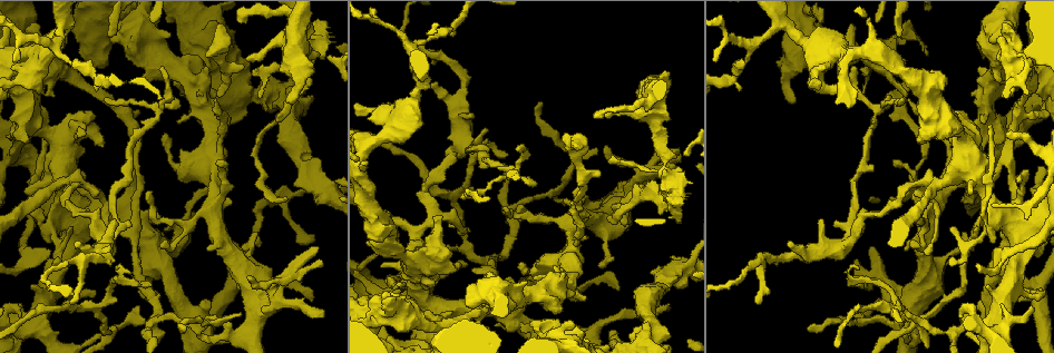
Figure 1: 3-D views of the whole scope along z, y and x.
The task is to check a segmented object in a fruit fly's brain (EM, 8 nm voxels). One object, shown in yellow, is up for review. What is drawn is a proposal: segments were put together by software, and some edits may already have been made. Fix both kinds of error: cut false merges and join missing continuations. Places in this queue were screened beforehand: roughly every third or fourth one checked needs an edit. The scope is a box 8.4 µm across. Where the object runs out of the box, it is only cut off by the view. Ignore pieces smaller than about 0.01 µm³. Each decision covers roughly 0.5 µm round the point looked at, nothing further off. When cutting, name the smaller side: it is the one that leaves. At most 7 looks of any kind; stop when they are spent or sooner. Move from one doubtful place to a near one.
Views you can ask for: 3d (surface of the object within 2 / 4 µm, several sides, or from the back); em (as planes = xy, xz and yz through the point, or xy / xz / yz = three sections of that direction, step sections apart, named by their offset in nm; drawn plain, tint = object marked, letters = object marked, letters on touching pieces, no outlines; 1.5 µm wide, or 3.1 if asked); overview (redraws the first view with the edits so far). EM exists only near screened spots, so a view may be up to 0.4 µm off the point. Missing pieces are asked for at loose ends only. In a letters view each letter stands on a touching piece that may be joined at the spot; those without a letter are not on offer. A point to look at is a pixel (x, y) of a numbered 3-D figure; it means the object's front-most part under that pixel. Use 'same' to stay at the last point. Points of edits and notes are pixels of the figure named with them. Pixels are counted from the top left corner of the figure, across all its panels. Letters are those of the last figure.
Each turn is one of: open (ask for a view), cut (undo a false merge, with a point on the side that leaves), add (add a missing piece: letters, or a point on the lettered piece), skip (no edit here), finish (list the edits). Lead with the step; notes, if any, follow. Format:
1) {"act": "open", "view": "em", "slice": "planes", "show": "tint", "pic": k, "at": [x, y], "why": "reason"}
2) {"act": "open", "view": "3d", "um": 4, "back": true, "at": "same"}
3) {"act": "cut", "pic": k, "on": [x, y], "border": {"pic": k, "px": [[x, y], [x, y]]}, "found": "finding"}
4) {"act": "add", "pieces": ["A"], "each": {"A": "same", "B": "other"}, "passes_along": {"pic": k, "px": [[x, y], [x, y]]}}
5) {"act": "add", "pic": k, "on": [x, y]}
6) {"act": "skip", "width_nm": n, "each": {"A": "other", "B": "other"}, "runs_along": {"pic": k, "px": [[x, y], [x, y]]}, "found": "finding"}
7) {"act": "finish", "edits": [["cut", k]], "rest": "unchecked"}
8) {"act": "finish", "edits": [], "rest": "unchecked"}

{"act": "open", "view": "3d", "um": 4, "pic": 1, "at": [906, 314], "why": "three arms meet"}

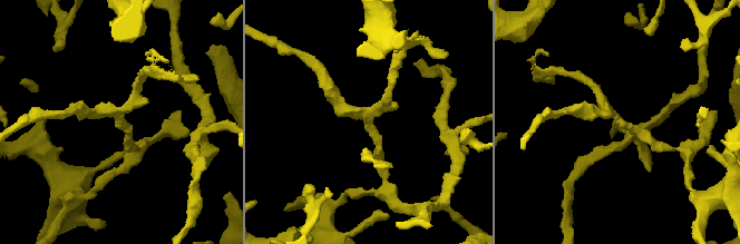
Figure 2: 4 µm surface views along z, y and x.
{"act": "open", "view": "em", "slice": "planes", "show": "tint", "pic": 2, "at": [118, 119], "arms": 3, "arm_widths_nm": [160, 160, 200], "why": "now the EM"}

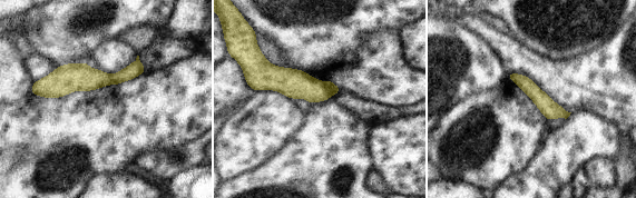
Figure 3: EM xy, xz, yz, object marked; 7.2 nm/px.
{"act": "open", "view": "em", "slice": "planes", "show": "letters", "at": "same"}

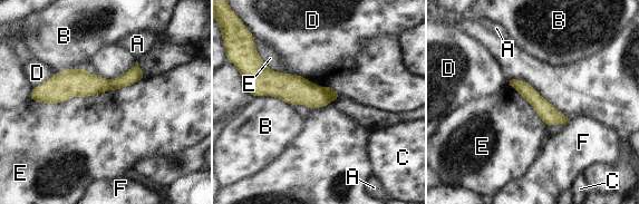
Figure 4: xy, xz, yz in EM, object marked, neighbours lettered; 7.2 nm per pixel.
{"act": "cut", "pic": 4, "on": [333, 95], "width_nm": 120, "each": {"A": "other", "B": "other", "C": "other", "D": "other", "E": "other", "F": "other"}, "border": {"pic": 4, "px": [[323, 88], [332, 99]]}, "found": "a second cell is stuck on"}

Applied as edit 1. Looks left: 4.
{"act": "open", "view": "3d", "um": 2, "pic": 1, "at": [248, 279], "why": "branch stops here"}

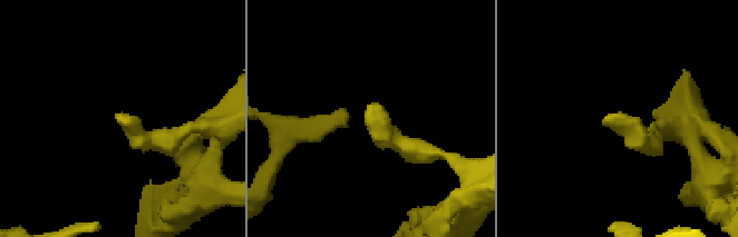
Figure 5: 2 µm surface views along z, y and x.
{"act": "open", "view": "em", "slice": "xy", "step": 8, "show": "tint", "pic": 5, "at": [369, 106], "why": "shape alone is not enough"}

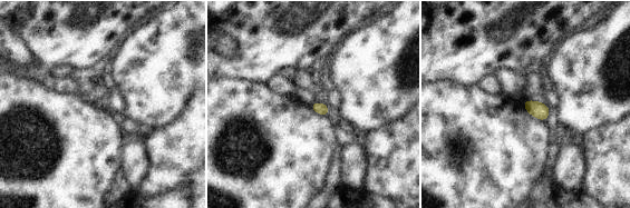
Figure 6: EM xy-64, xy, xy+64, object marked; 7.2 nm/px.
{"act": "open", "view": "em", "slice": "planes", "show": "letters", "at": "same", "why": "cut it another way"}

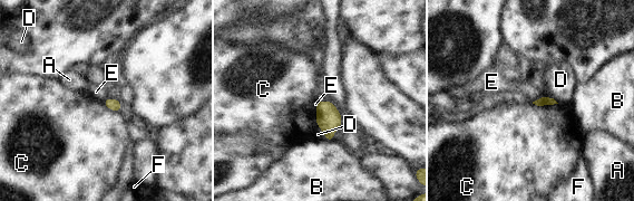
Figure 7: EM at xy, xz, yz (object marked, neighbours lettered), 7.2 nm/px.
{"act": "skip", "each": {"A": "other", "B": "other", "C": "other", "D": "other", "E": "other", "F": "other"}, "border": {"pic": 7, "px": [[532, 102], [537, 105], [557, 103]]}, "found": "none of them fits"}

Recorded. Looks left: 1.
{"act": "open", "view": "em", "slice": "planes", "show": "letters", "pic": 1, "at": [1018, 118], "why": "abrupt turn"}

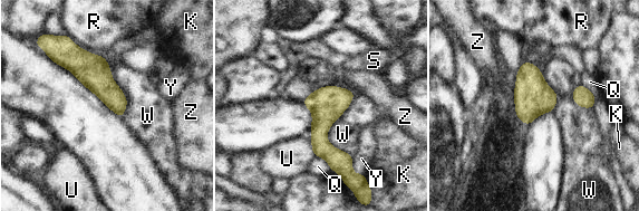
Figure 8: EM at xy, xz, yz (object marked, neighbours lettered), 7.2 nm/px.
{"act": "skip", "each": {"K": "other", "Q": "other", "R": "other", "S": "other", "U": "other", "W": "other", "Y": "other", "Z": "other"}, "found": "all the same cell"}

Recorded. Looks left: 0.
{"act": "finish", "edits": [["cut", 4]], "rest": "unchecked"}

